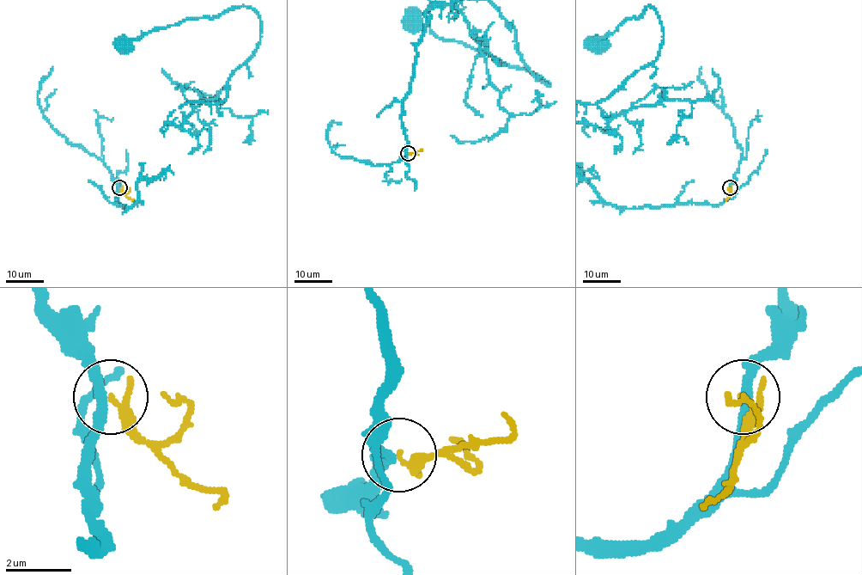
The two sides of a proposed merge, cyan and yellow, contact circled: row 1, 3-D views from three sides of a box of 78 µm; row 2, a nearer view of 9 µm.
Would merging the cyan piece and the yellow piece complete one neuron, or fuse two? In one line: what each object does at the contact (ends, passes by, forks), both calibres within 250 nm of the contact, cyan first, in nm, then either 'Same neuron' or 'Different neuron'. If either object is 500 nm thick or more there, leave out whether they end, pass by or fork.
At the ring cyan passes by. At the ring yellow passes by. Thickness 280 nm (cyan) against 190 nm. Different neuron

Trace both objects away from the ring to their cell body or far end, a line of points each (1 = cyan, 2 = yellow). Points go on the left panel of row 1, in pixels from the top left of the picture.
1: (119, 188), (112, 203), (130, 208), (164, 168), (167, 118), (227, 96), (260, 21), (234, 7), (125, 45)
2: (120, 188), (131, 200)

